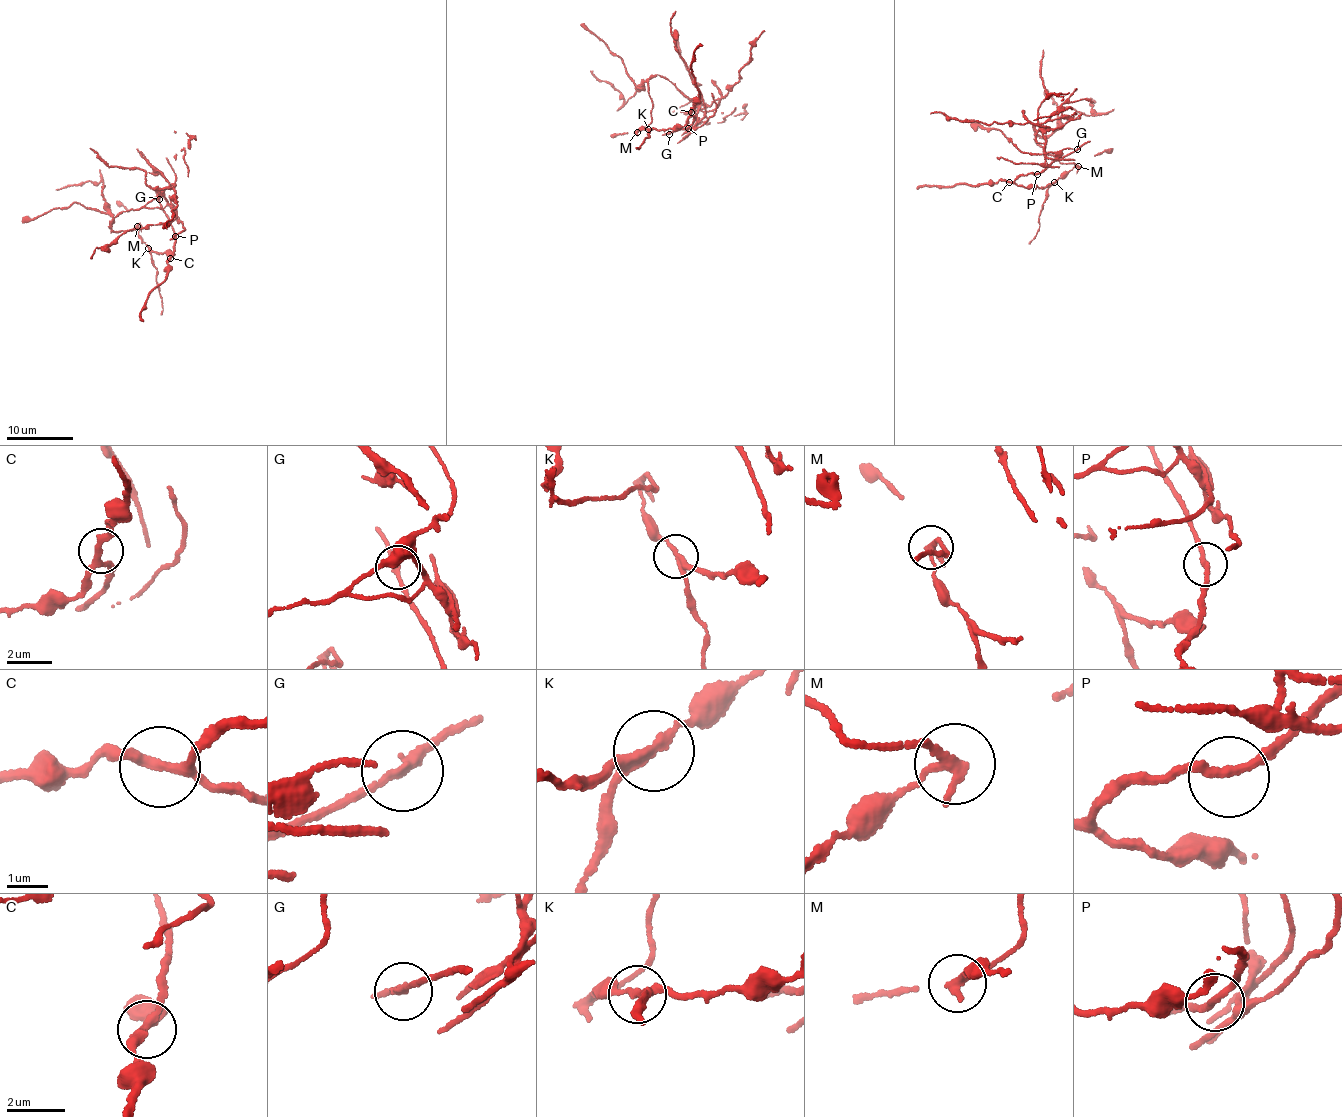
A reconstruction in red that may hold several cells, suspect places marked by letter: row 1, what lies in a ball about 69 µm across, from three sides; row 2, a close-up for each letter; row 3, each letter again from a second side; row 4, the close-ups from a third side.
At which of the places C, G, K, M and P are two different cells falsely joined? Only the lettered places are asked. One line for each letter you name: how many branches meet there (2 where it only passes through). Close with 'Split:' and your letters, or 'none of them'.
K: 3
M: 2
Split: K, M

